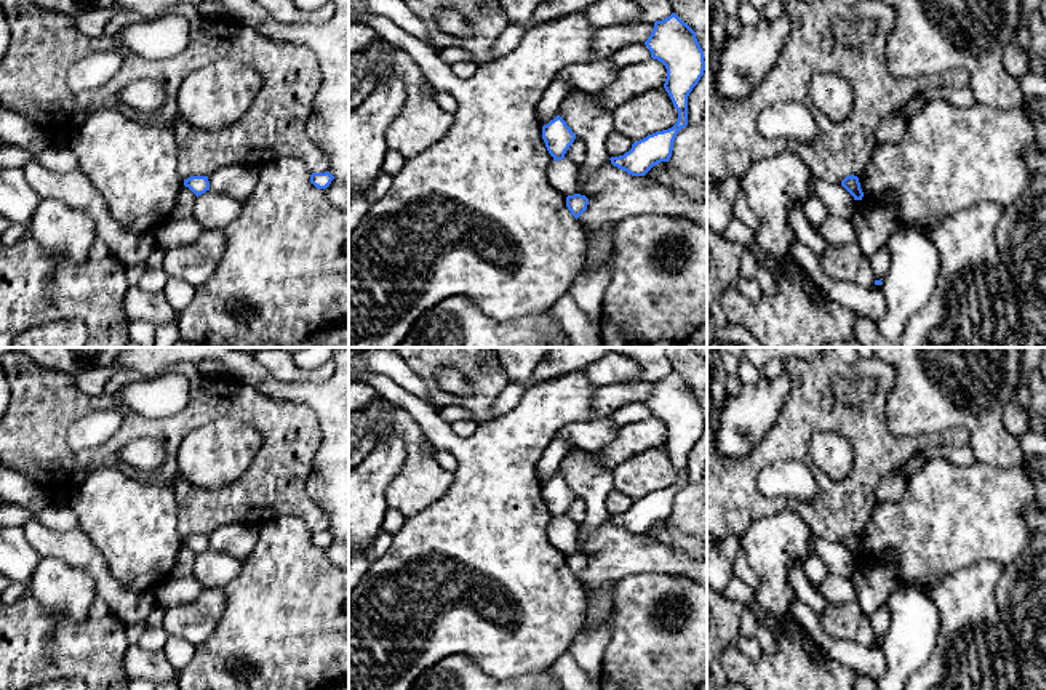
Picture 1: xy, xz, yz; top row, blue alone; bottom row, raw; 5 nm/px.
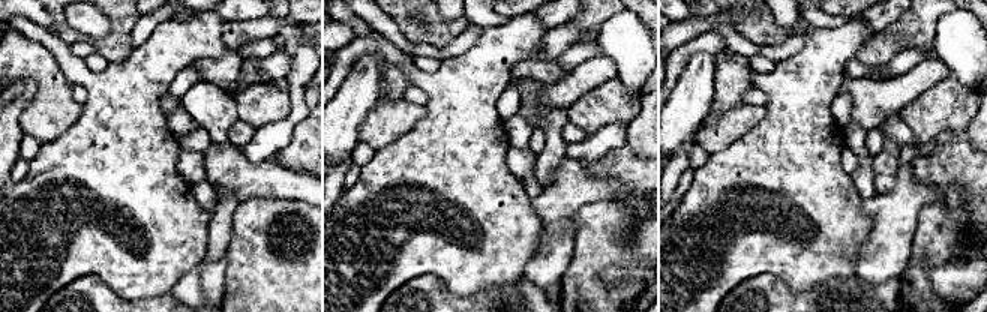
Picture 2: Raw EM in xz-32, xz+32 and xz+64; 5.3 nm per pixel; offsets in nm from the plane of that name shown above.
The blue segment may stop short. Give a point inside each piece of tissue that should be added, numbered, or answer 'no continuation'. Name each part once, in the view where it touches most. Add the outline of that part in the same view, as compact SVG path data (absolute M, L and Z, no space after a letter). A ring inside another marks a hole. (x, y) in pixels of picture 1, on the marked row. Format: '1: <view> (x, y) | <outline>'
no continuation

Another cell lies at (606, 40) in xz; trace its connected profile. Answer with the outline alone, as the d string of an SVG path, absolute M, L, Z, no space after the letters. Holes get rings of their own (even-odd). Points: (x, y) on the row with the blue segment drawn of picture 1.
M617 22L606 27L598 27L593 35L593 61L611 58L617 50L645 43L654 29L653 24L625 24Z

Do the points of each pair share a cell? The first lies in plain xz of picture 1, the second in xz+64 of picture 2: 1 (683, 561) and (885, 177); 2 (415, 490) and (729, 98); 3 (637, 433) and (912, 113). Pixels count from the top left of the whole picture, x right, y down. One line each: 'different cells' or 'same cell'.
1: different cells
2: different cells
3: different cells

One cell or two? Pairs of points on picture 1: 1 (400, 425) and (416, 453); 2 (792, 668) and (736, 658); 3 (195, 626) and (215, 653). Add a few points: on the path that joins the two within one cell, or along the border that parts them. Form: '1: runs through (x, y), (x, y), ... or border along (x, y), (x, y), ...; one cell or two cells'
1: runs through (407, 431), (415, 439), (416, 447); one cell
2: runs through (778, 668), (750, 668); one cell
3: border along (226, 607), (215, 628), (195, 645); two cells

